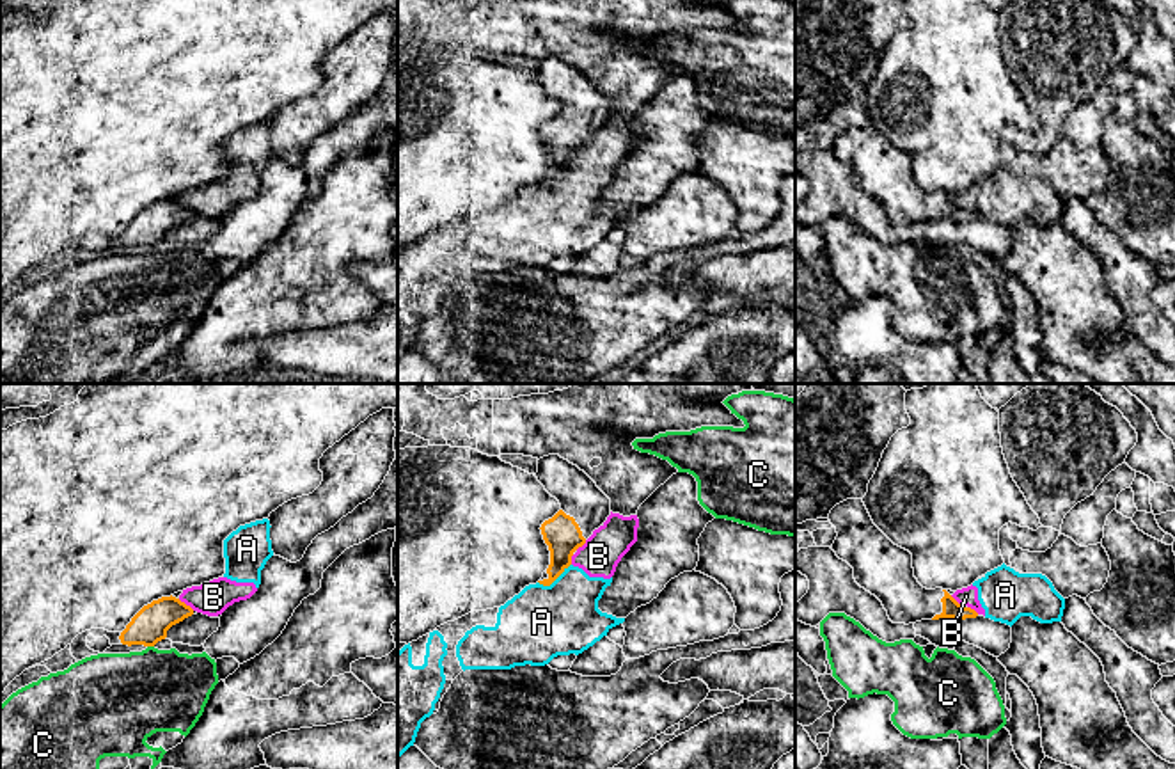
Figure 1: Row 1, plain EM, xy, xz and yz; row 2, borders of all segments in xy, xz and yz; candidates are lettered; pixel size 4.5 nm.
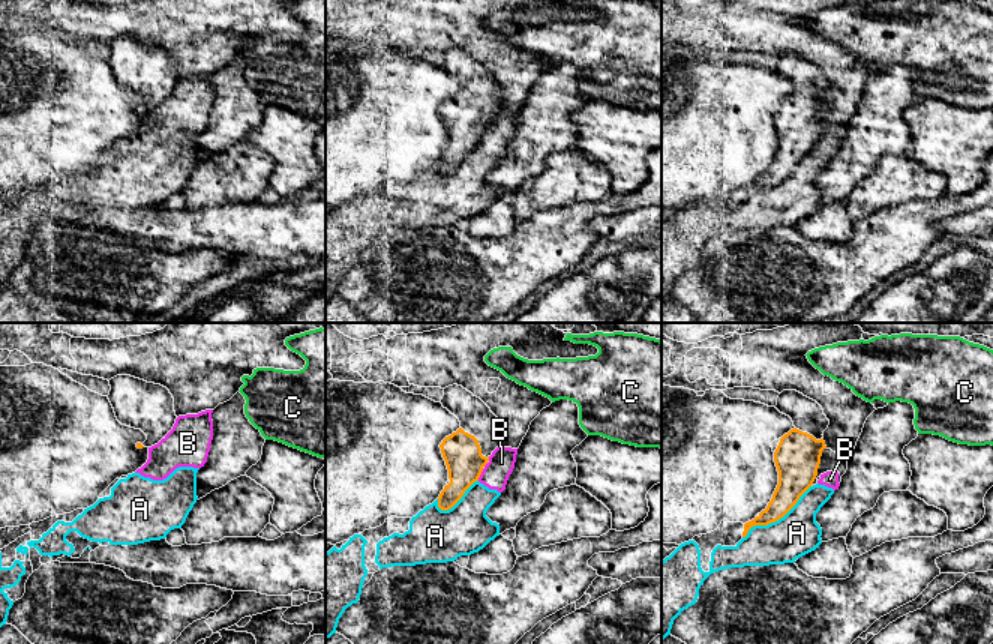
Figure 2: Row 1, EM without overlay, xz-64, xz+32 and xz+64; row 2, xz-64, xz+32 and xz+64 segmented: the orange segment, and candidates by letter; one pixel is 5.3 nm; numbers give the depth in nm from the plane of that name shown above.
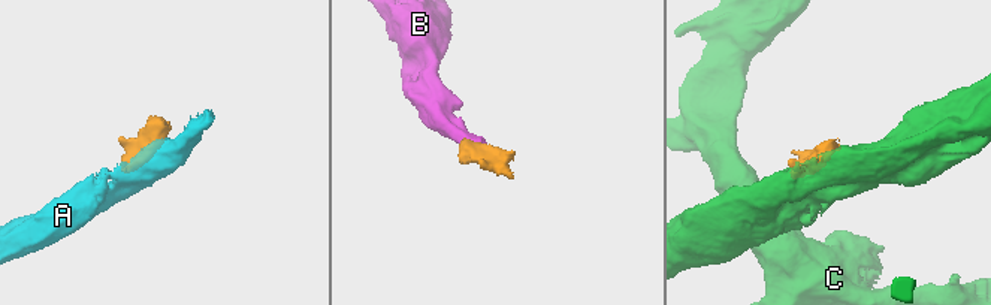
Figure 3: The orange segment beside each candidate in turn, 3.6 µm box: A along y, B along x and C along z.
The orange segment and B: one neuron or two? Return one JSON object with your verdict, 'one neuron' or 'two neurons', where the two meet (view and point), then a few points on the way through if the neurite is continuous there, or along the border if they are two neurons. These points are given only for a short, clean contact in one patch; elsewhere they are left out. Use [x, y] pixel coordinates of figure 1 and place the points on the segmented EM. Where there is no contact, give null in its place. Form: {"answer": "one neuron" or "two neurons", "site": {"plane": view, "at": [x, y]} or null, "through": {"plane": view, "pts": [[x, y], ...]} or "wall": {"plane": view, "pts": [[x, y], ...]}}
{"answer": "two neurons", "site": {"plane": "xy", "at": [185, 604]}, "wall": {"plane": "xy", "pts": [[178, 599], [194, 610]]}}

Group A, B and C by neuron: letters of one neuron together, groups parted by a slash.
A B / C

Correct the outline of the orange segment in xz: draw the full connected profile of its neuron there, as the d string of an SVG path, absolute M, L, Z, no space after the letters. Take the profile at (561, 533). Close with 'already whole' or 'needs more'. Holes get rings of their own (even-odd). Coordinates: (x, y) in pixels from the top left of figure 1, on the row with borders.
M559 455L540 458L536 478L561 504L540 527L550 551L550 565L548 577L538 583L550 586L572 565L573 552L603 526L611 515L611 499L584 471Z; needs more

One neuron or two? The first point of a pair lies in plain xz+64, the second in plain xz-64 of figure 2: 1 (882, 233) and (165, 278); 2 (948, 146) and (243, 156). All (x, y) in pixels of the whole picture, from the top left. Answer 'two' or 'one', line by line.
1: one
2: two

